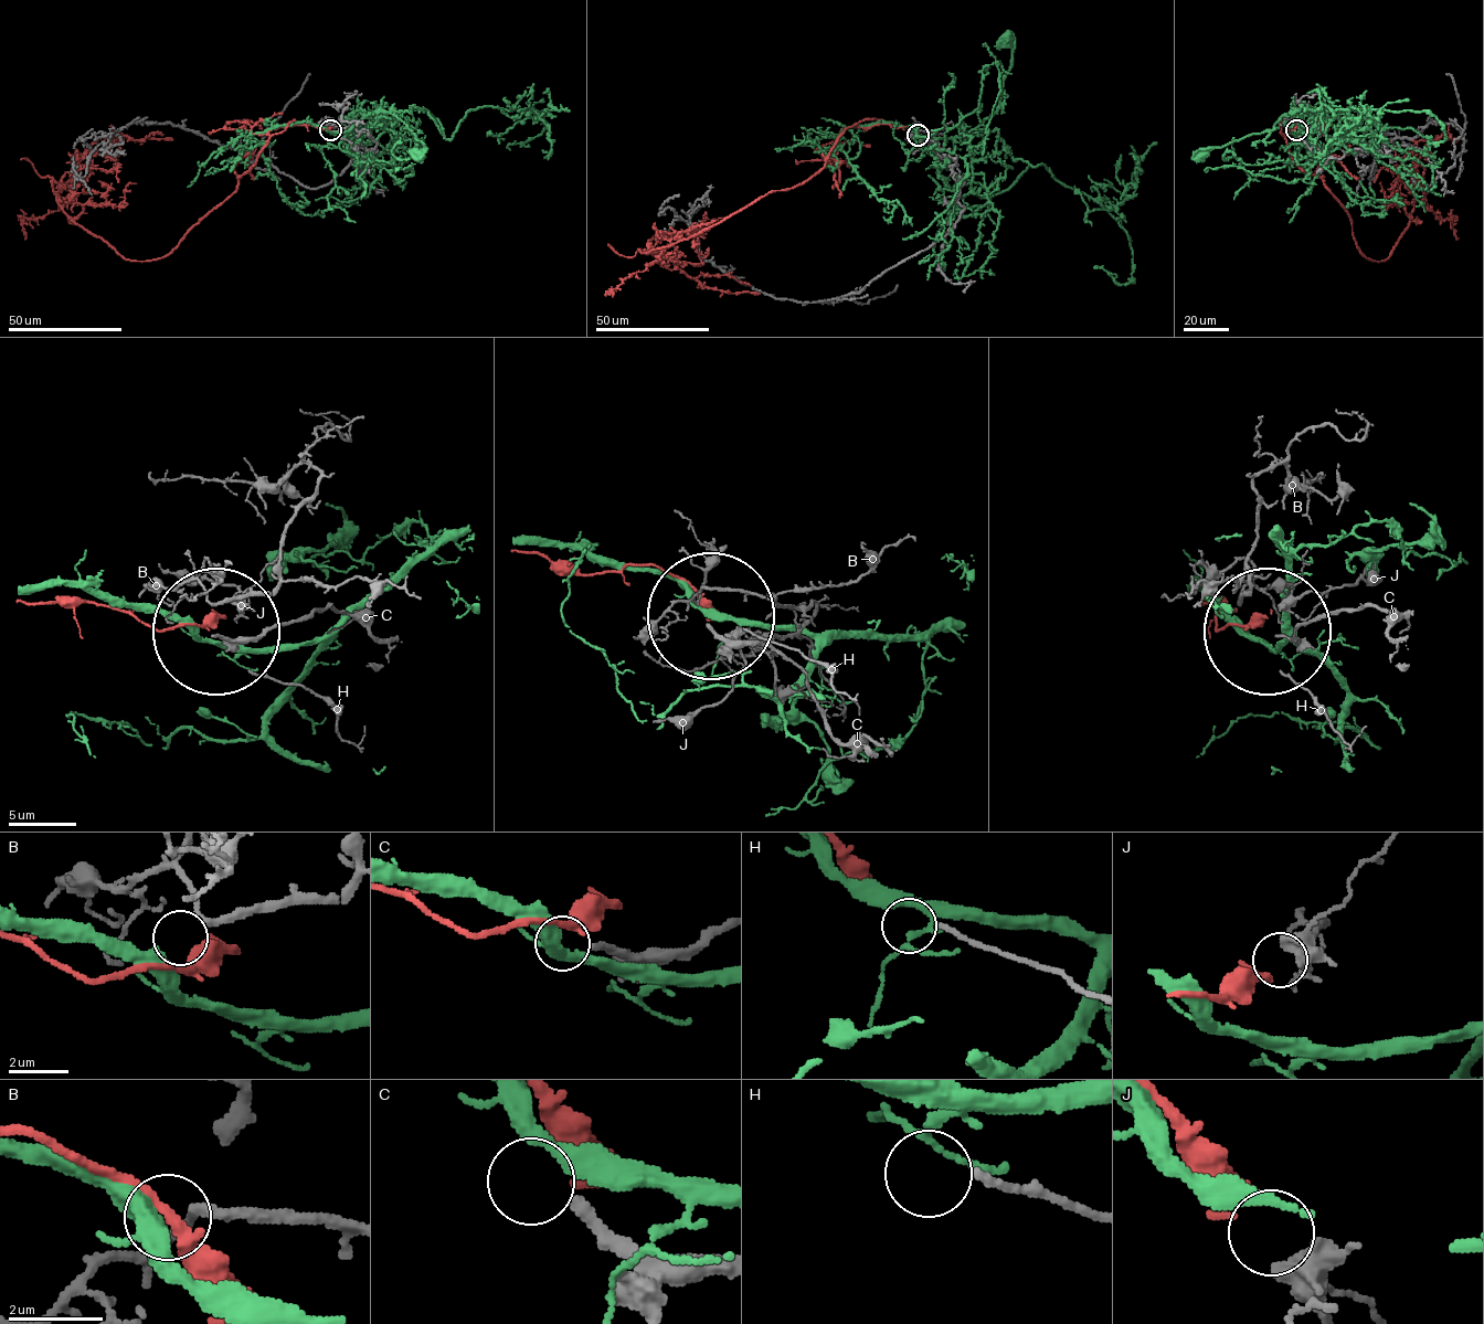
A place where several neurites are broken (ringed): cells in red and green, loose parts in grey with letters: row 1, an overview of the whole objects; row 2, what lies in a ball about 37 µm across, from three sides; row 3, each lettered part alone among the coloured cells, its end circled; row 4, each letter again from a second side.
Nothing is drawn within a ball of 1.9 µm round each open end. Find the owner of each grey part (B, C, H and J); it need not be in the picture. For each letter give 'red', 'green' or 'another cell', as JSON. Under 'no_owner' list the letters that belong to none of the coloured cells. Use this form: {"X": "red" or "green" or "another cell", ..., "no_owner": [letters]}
{"B": "green", "C": "another cell", "H": "another cell", "J": "red", "no_owner": ["C", "H"]}

